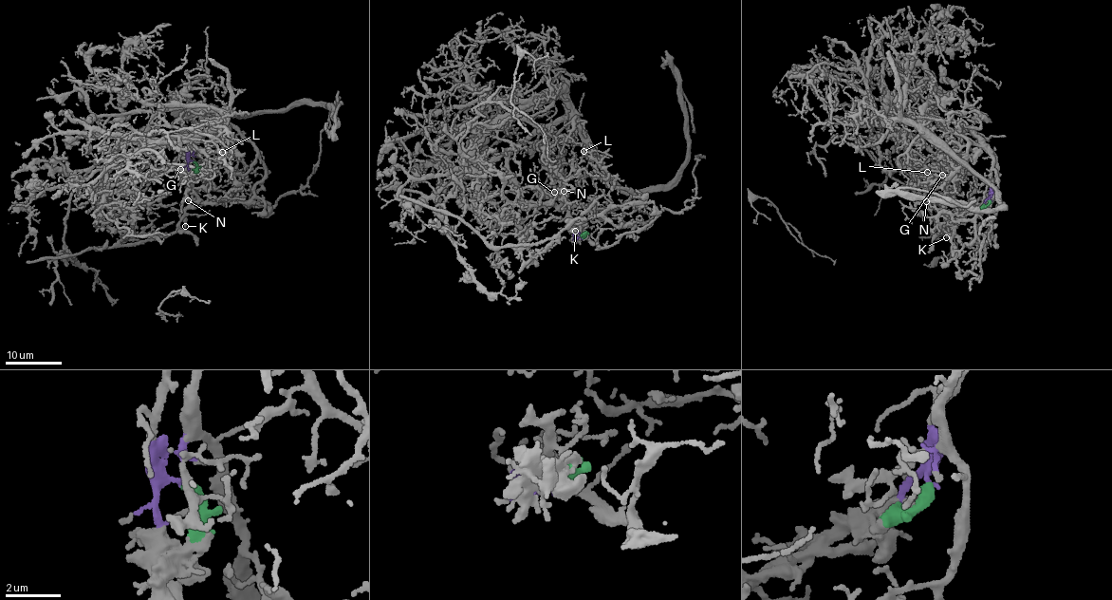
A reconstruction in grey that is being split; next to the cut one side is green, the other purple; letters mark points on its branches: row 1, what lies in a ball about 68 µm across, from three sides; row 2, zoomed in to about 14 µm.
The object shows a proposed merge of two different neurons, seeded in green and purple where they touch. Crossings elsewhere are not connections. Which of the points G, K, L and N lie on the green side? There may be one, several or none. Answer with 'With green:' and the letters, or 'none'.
With green: K

